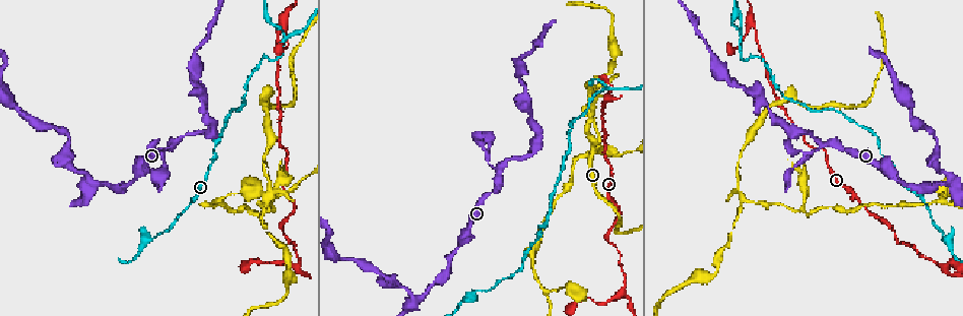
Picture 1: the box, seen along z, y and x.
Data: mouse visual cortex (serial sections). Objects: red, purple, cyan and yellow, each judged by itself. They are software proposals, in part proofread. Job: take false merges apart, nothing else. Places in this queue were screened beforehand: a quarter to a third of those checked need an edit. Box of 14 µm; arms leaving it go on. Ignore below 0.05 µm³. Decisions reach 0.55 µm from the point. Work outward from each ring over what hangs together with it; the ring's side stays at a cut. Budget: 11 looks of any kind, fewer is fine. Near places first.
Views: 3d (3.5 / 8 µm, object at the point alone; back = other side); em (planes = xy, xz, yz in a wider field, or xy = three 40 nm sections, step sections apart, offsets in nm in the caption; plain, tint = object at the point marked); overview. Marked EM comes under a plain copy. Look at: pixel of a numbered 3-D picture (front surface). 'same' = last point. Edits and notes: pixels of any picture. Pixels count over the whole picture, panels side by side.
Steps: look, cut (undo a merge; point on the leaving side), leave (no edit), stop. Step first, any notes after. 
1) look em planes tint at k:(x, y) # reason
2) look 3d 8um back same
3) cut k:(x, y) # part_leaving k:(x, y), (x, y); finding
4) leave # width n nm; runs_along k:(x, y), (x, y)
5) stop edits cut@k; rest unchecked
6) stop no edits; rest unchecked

look 3d 3.5um at 1:(807, 154) # abrupt turn

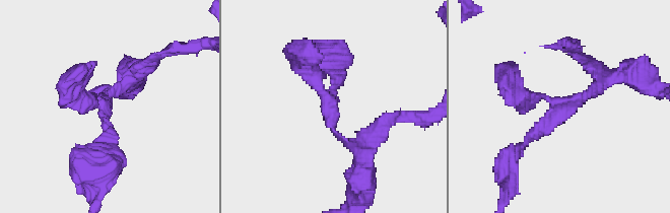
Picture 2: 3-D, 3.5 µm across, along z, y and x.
leave # arm_widths 150, 150, 250 nm; runs_along 2:(610, 75), (542, 123), (517, 150); continuous, no second cell

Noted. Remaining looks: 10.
look 3d 3.5um at 1:(742, 199)

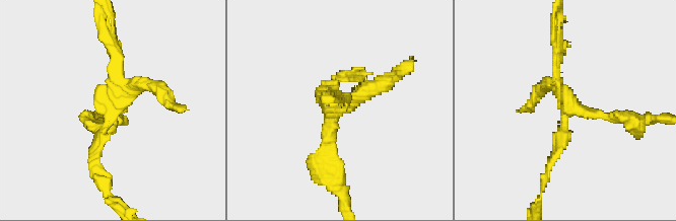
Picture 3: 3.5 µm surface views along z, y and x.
look em xy step 2 tint at 3:(106, 108) # arms 3; arm_widths 150, 150, 200 nm; shape alone is not enough

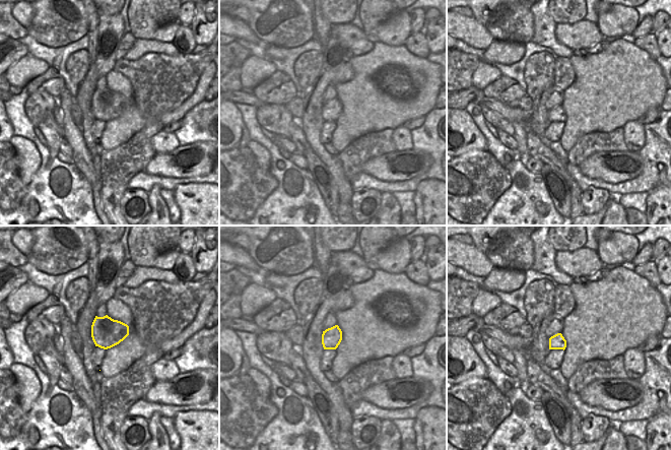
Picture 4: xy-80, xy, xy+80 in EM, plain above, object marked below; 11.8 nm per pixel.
cut 3:(600, 115) # part_leaving 3:(564, 95), (588, 114), (648, 120); a second cell is stuck on

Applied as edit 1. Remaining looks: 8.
look 3d 3.5um back at 1:(283, 39) # a narrow waist

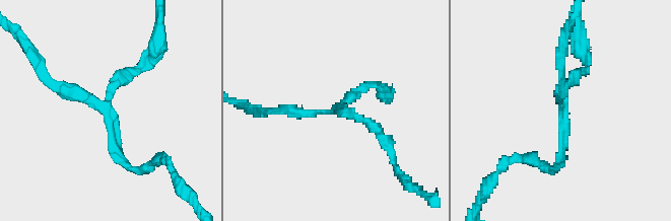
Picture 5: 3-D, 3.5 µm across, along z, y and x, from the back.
look em planes tint at 5:(332, 112) # arms 3; arm_widths 150, 150, 200 nm

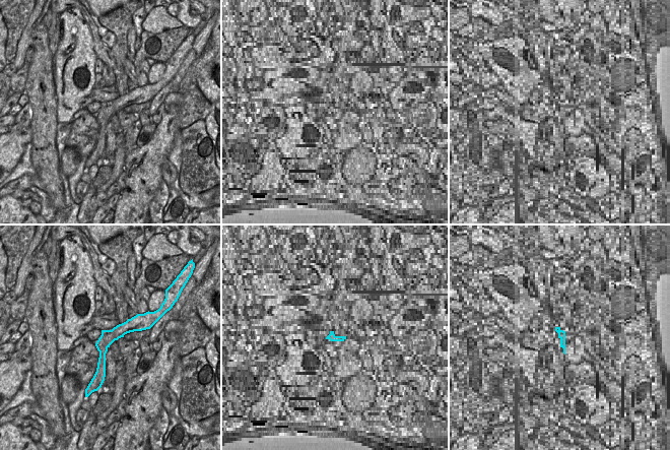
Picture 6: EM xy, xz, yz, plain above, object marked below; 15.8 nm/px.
cut 5:(362, 87) # two cells meet here

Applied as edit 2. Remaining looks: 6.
look overview # see it whole again

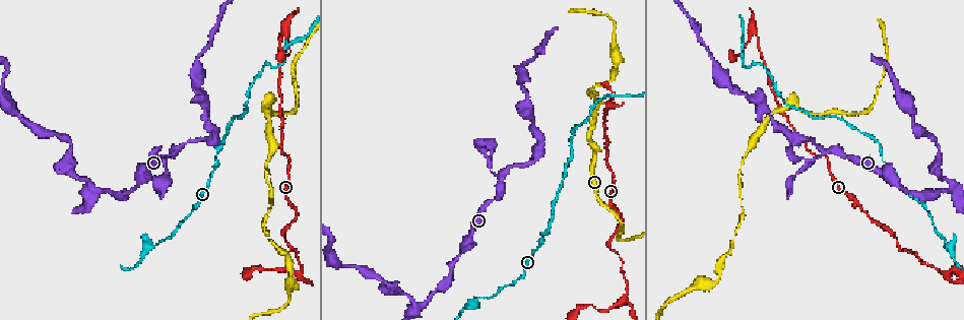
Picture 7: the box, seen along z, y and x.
look 3d 8um at 7:(625, 295) # two arms in line, one across

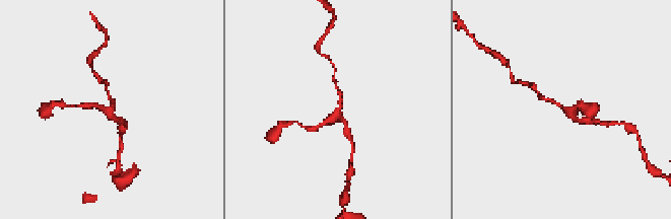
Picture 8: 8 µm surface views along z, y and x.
look em xy step 3 tint at 8:(339, 110) # shape alone is not enough

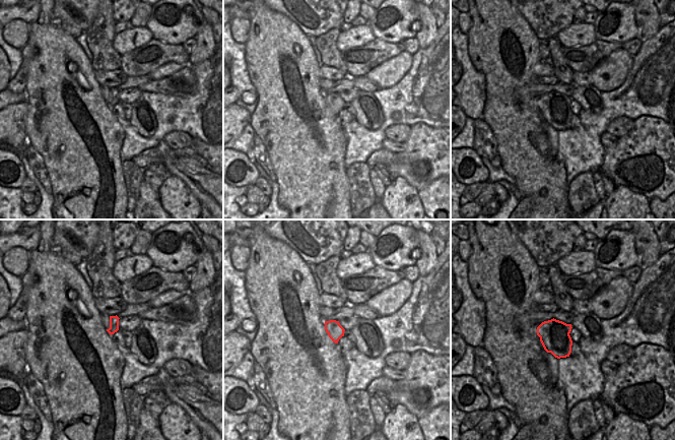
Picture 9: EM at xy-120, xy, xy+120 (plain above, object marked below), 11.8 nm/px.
leave # runs_along 8:(336, 86), (340, 108), (314, 129); one cell here

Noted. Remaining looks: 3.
stop edits cut@3, cut@5; rest unchecked

